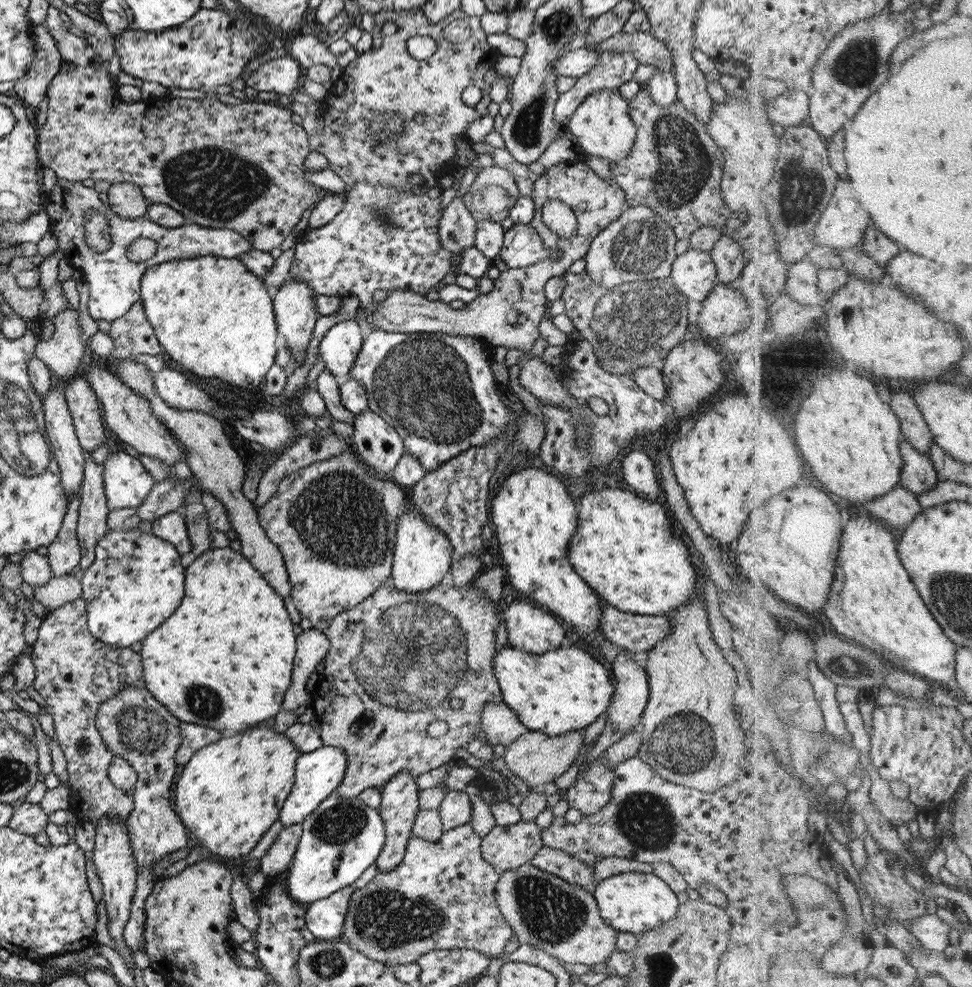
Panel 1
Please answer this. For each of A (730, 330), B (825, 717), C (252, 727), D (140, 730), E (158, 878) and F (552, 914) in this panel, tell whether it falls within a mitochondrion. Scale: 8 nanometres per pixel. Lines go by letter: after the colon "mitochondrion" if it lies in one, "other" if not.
A: other
B: other
C: other
D: mitochondrion
E: other
F: mitochondrion

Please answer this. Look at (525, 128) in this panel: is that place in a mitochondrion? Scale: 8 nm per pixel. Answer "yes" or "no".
yes

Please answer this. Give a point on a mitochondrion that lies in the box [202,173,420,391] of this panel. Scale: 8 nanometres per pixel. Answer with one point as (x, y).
(385, 217)

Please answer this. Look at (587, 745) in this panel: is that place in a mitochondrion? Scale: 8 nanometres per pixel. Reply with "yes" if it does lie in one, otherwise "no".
no

